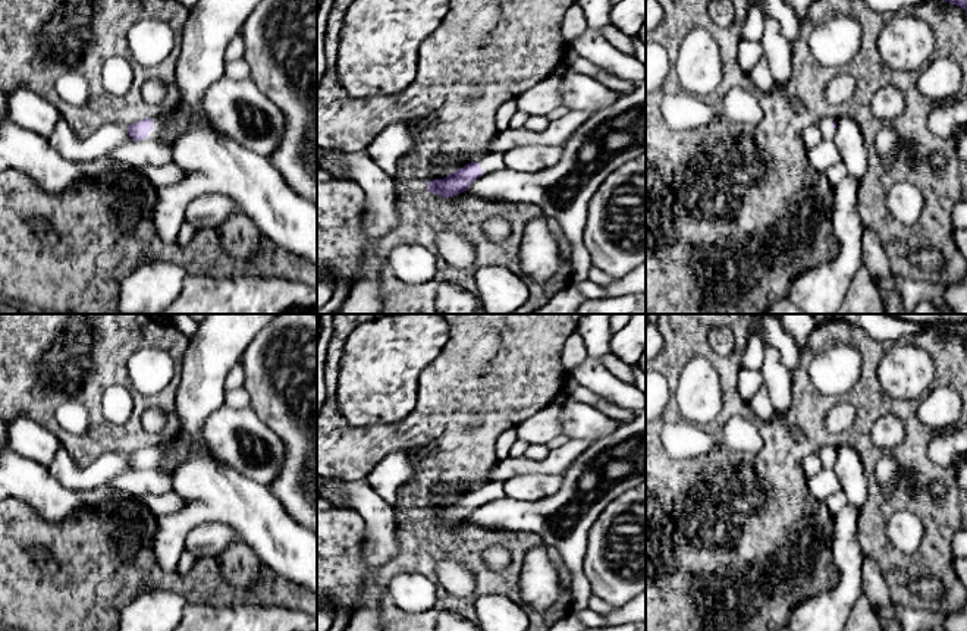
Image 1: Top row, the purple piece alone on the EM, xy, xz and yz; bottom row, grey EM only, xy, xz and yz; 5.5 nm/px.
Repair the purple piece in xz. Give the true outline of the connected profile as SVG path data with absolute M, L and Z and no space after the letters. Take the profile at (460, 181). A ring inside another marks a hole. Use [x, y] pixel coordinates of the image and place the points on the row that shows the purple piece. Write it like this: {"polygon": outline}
{"polygon": "M490 153L455 170L445 179L434 179L428 182L427 192L449 198L467 191L470 185L483 175L497 172L505 167L506 164L503 160L503 154Z"}

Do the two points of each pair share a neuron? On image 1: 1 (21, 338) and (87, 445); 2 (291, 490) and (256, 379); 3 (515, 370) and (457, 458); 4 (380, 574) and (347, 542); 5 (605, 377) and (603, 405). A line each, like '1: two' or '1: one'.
1: one
2: one
3: one
4: one
5: two

